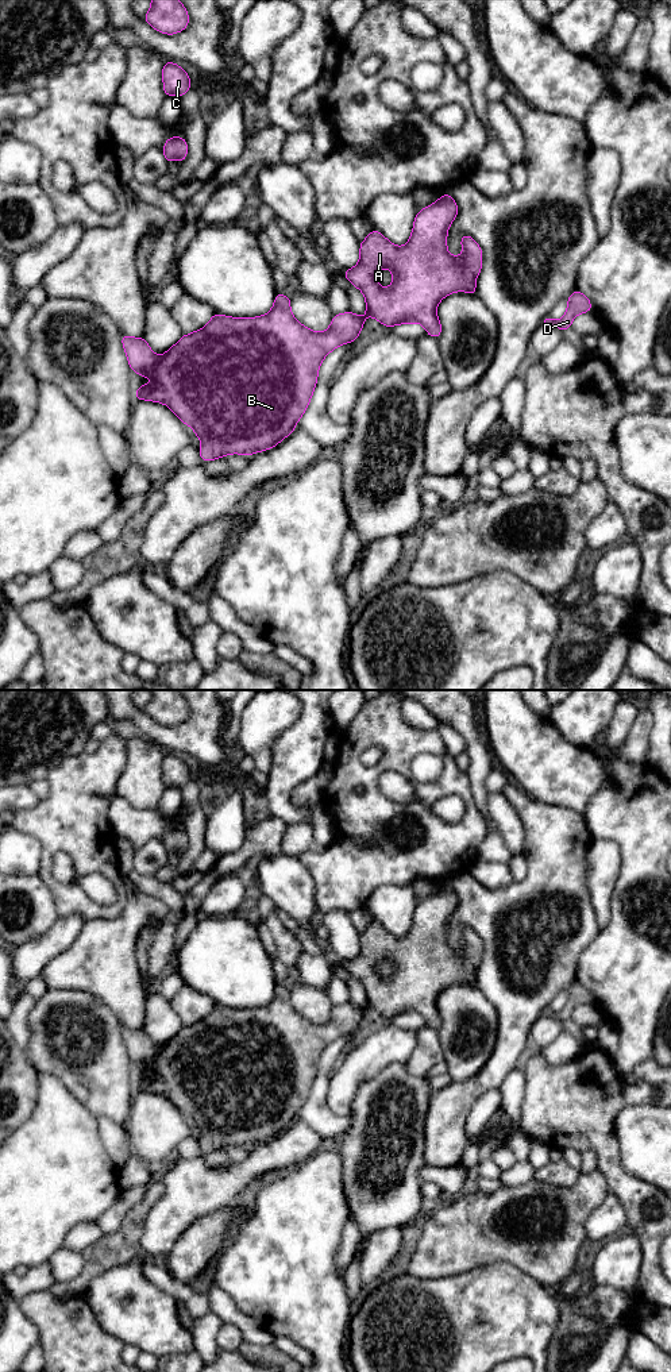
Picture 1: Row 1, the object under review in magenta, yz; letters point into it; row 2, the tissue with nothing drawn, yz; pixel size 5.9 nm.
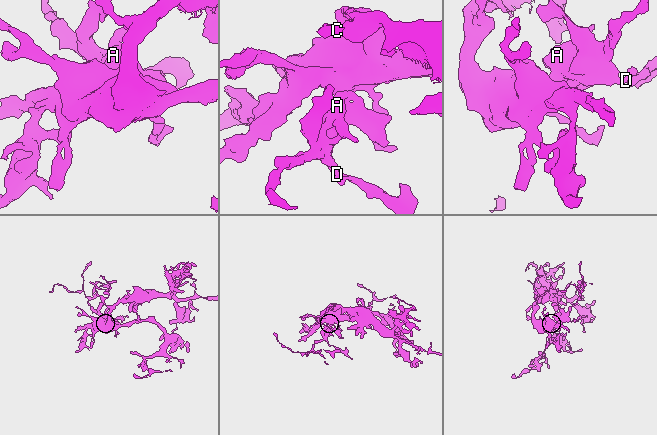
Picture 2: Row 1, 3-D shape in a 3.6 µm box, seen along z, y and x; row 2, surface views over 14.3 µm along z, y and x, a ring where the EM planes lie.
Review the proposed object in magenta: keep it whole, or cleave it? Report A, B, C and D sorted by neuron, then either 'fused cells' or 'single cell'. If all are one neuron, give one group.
groups A B C D; single cell

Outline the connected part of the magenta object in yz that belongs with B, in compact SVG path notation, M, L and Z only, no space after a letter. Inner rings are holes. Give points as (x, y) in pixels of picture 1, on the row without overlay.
M446 885L436 894L419 902L410 930L405 937L394 937L379 922L373 921L360 933L359 955L343 963L343 967L362 982L367 997L366 1005L363 1009L356 1007L351 1002L335 1006L325 1024L311 1022L298 1014L290 1002L290 990L278 984L269 1005L259 1009L228 1009L215 1005L204 1020L182 1026L170 1041L159 1048L151 1043L143 1028L130 1029L122 1026L122 1036L131 1061L140 1068L153 1070L151 1076L140 1076L138 1079L135 1090L165 1095L184 1115L190 1117L201 1132L198 1144L204 1153L219 1151L228 1145L252 1146L275 1138L296 1121L297 1113L306 1102L325 1047L342 1036L355 1033L369 1007L375 1009L386 1018L417 1013L427 1021L428 1028L439 1029L441 1015L437 1010L436 999L441 990L459 982L477 987L475 971L482 959L479 936L470 926L462 926L463 945L454 948L447 943L448 918L456 906L458 897L452 887ZM382 959L387 959L393 964L393 972L387 980L382 980L378 975L377 968Z

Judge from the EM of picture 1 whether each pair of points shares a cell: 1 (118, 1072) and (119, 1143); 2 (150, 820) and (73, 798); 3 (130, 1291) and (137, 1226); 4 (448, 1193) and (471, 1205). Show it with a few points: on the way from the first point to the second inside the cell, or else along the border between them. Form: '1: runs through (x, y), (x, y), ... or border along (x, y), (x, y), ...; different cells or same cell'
1: border along (97, 1116), (108, 1116), (120, 1126); different cells
2: border along (115, 794), (108, 805), (108, 821), (118, 836); different cells
3: border along (130, 1261), (110, 1267), (100, 1274); different cells
4: border along (461, 1194), (446, 1201); different cells

